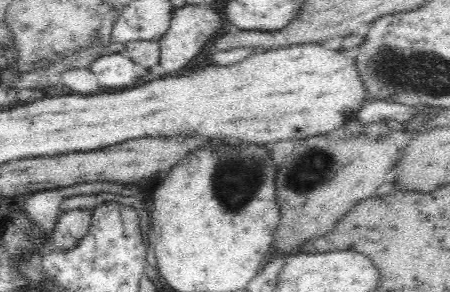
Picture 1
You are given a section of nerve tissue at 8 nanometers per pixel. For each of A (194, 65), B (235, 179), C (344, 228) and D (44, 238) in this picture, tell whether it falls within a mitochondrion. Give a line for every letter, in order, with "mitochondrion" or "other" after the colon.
A: other
B: mitochondrion
C: other
D: other

